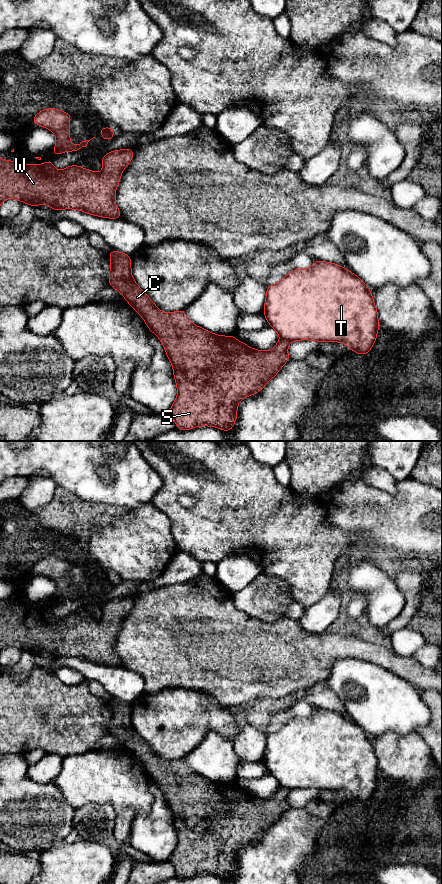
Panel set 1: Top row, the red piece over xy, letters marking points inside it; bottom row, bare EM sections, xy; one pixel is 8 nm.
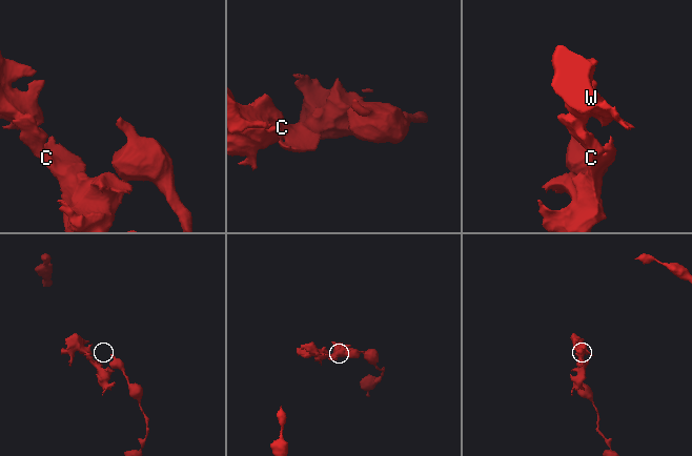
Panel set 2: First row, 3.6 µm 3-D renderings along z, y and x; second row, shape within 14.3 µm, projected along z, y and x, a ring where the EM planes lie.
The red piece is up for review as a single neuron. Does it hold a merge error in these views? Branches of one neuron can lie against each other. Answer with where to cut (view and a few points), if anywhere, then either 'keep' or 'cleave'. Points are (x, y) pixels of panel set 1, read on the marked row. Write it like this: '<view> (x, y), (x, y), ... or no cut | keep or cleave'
xy (281, 338), (288, 342) | cleave

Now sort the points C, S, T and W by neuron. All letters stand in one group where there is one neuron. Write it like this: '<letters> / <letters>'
C S W / T

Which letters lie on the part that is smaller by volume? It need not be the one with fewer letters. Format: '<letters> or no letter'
C, S, W

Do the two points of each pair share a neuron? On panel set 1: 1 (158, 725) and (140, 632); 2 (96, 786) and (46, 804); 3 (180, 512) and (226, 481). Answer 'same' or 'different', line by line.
1: different
2: different
3: same

